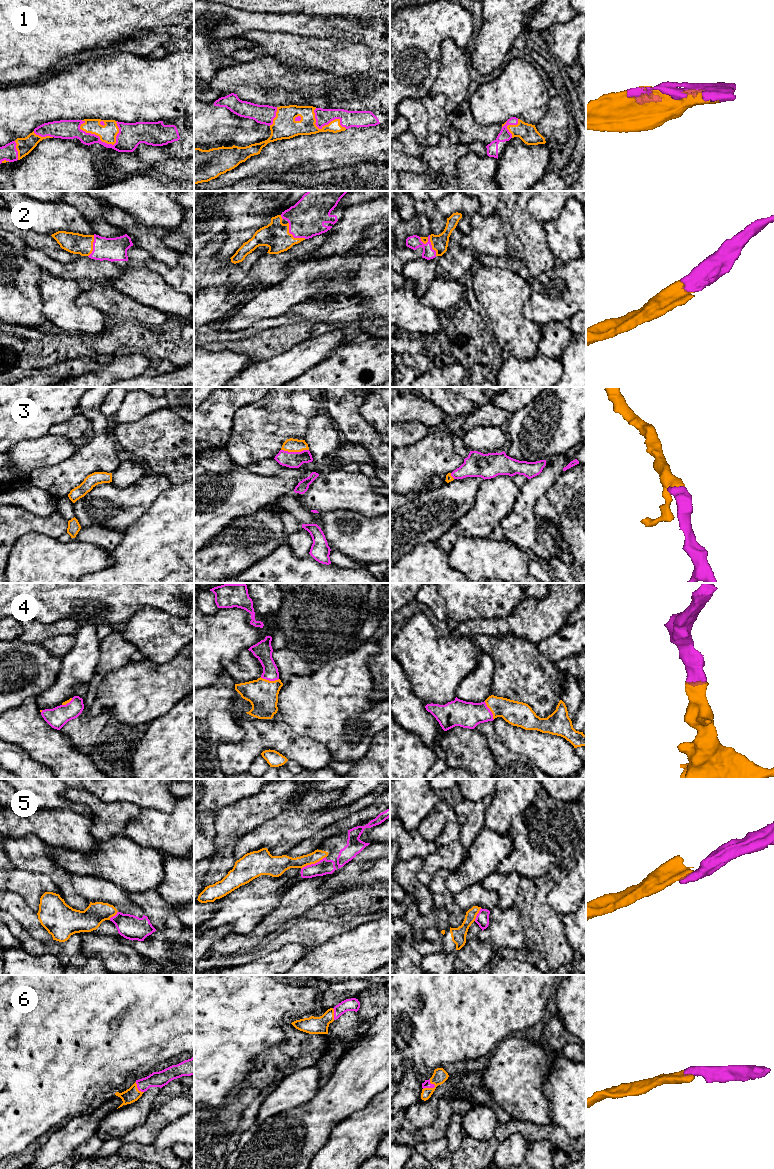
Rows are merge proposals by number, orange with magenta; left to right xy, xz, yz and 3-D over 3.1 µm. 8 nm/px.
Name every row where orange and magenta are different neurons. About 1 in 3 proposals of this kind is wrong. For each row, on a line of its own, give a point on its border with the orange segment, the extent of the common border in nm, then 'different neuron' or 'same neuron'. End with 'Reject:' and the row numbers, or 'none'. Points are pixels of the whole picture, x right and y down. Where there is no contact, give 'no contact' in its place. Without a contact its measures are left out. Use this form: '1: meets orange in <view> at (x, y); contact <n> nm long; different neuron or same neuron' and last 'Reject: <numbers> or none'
1: meets orange in xy at (95, 134); contact 340 nm long; same neuron
2: meets orange in yz at (431, 243); contact 200 nm long; same neuron
3: meets orange in xz at (295, 451); contact 220 nm long; same neuron
4: meets orange in xz at (268, 680); contact 150 nm long; same neuron
5: meets orange in xz at (313, 863); contact 220 nm long; different neuron
6: meets orange in yz at (429, 1088); contact 110 nm long; same neuron
Reject: 5

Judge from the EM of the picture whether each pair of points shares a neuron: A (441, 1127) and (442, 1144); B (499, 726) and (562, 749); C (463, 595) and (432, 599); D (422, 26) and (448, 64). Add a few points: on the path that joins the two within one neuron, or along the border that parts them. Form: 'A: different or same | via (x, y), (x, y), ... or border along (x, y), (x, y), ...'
A: different | border along (444, 1137), (438, 1140), (419, 1143)
B: same | via (515, 738), (546, 749)
C: different | border along (438, 593), (445, 604), (445, 619)
D: different | border along (451, 37), (440, 46), (436, 77)

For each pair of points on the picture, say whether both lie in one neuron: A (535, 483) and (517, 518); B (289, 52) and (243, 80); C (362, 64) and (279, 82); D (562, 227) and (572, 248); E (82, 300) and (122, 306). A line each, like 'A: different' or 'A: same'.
A: same
B: different
C: different
D: same
E: same

